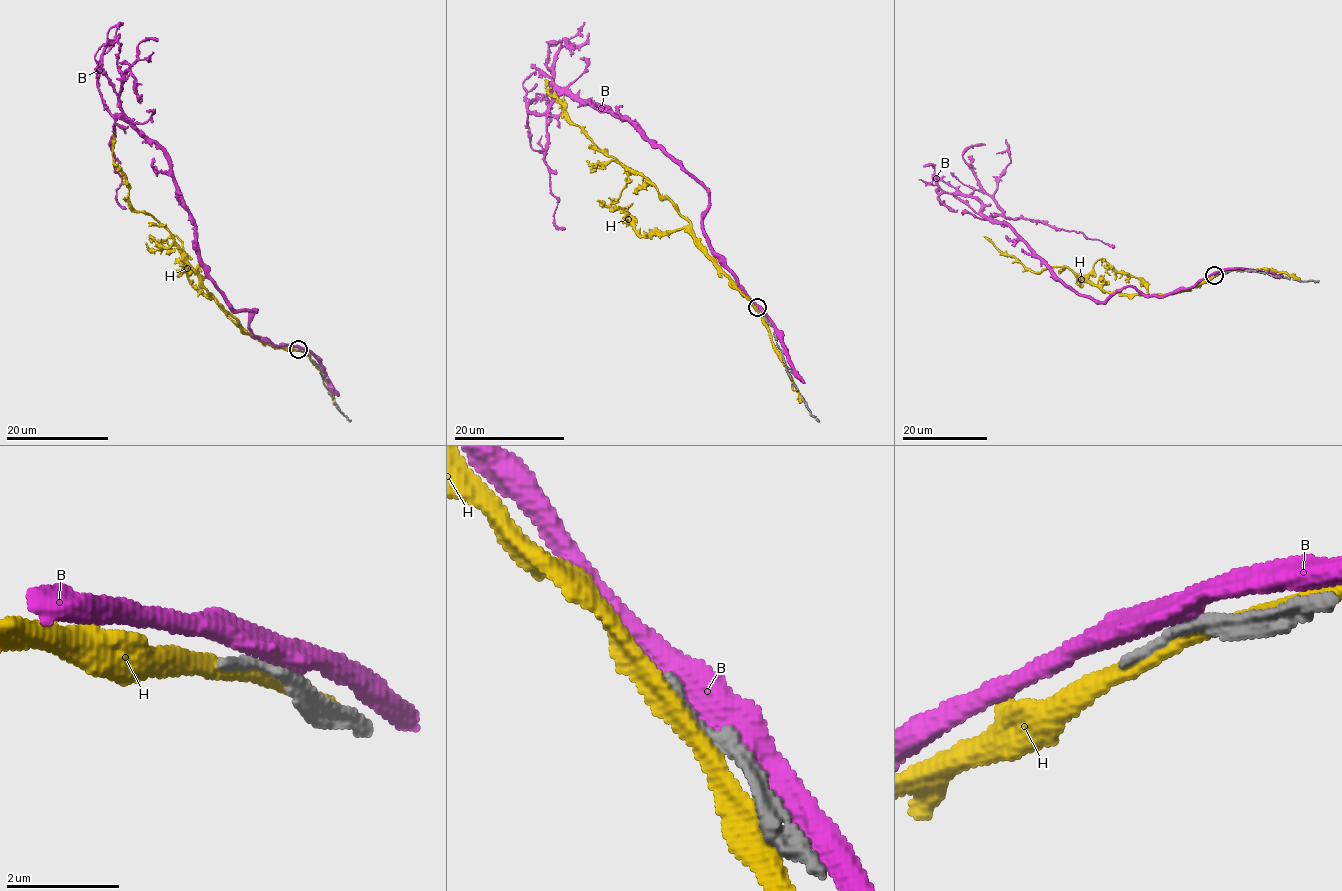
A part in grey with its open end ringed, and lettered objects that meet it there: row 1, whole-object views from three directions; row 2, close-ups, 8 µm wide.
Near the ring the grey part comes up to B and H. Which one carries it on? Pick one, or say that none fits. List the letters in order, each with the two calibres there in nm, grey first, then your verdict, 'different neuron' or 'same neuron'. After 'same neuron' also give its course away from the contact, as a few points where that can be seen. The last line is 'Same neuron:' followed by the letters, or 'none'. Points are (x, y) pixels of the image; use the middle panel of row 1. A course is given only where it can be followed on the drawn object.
B: calibres 240 and 550 nm; different neuron
H: calibres 280 and 280 nm; different neuron
Same neuron: none

